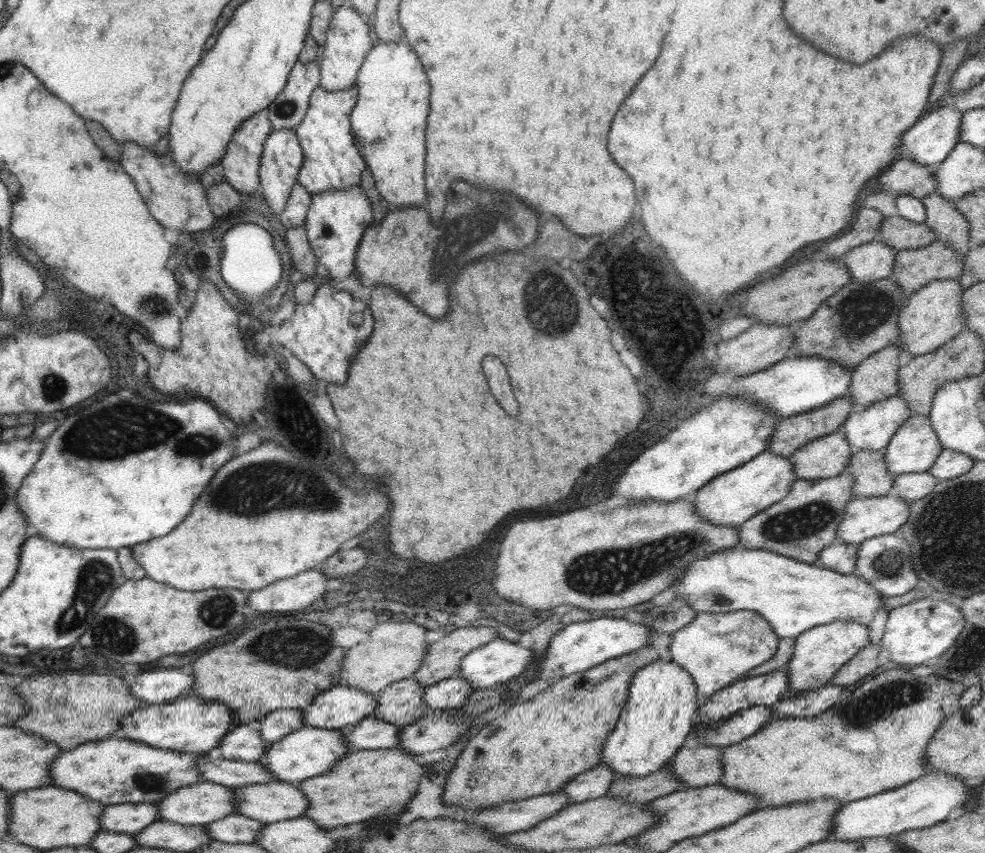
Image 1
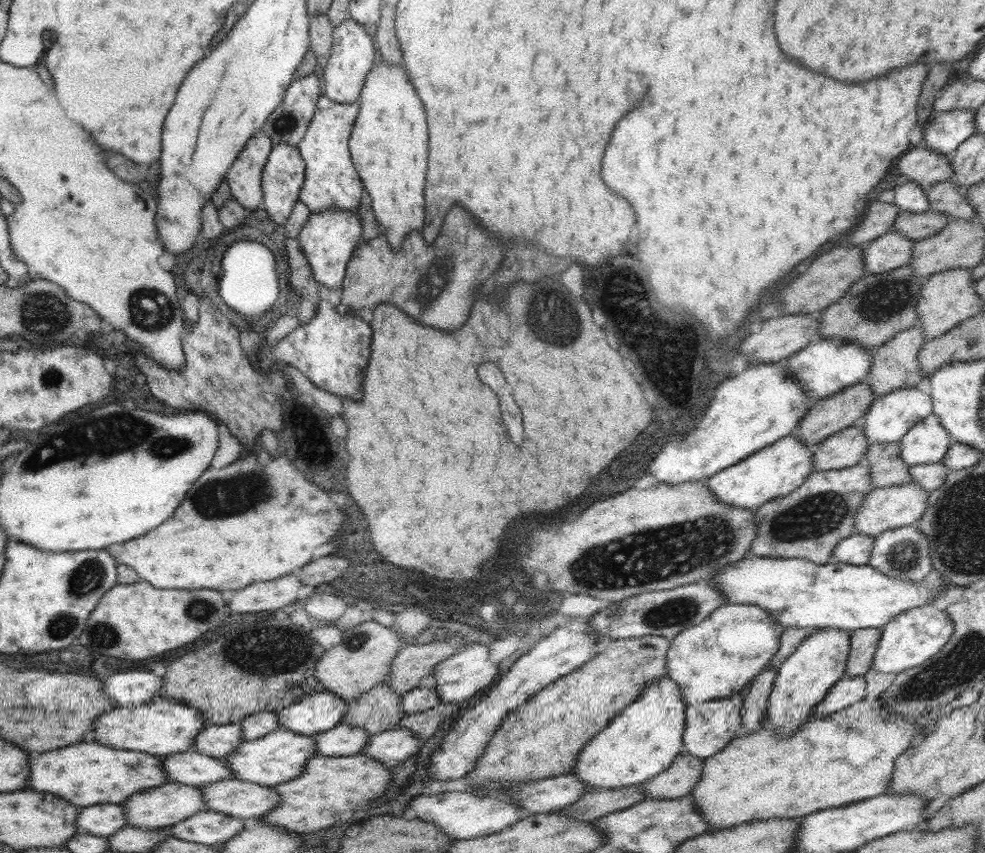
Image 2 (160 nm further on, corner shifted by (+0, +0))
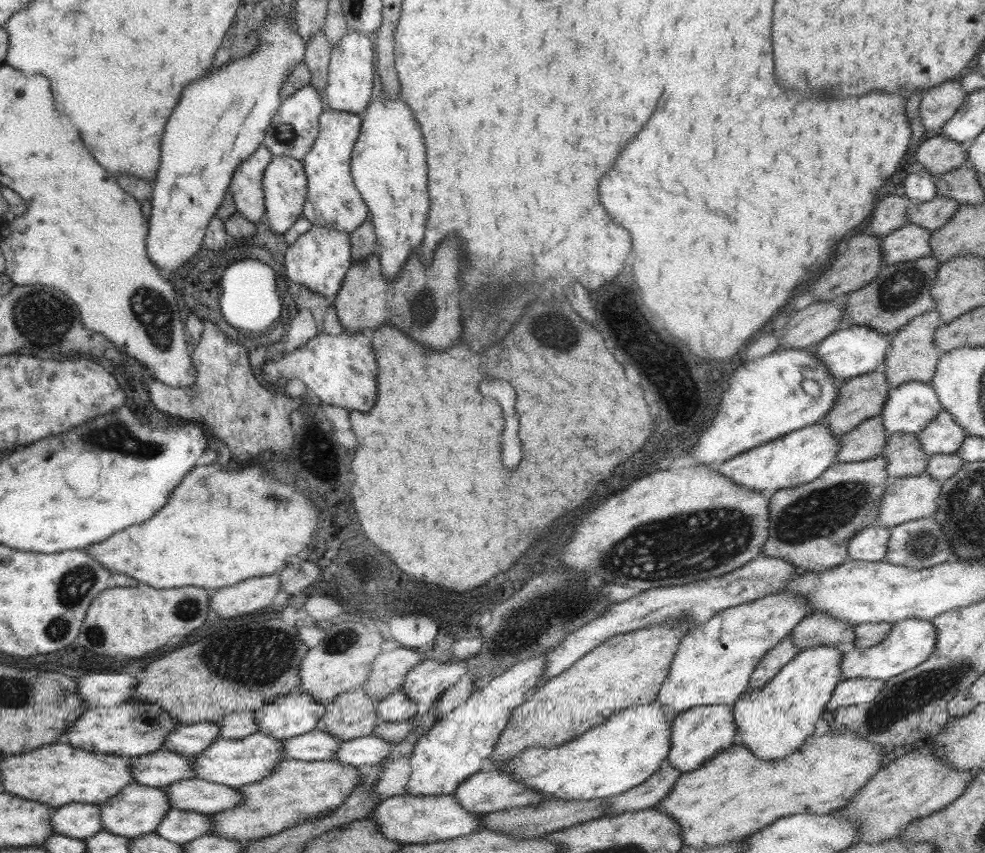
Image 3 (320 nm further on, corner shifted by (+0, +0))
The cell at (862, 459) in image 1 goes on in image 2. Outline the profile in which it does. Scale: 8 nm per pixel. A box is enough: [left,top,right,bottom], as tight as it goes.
[863,443,911,488]

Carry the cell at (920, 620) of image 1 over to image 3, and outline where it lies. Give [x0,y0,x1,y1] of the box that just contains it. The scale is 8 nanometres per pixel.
[841,619,937,681]

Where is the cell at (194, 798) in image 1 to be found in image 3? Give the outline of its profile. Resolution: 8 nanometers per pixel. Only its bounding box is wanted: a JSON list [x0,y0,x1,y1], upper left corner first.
[99,781,172,837]

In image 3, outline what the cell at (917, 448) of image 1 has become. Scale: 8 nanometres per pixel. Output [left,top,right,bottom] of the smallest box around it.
[917,410,967,456]

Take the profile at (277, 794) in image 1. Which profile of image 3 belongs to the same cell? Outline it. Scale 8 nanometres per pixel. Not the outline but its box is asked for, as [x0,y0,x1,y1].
[162,778,243,814]

